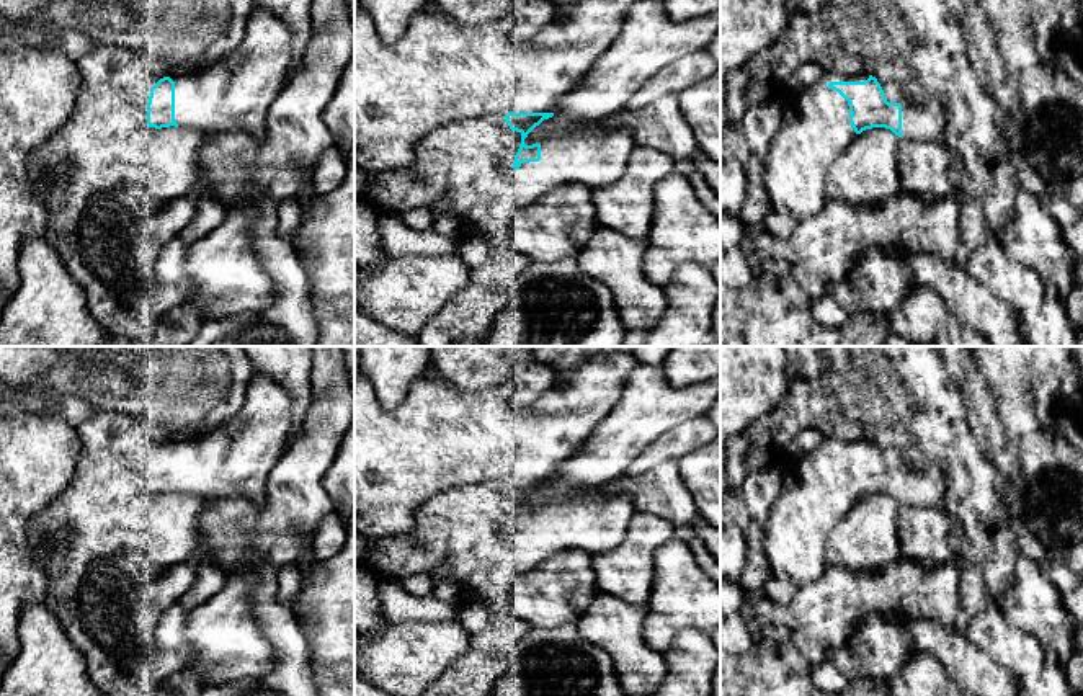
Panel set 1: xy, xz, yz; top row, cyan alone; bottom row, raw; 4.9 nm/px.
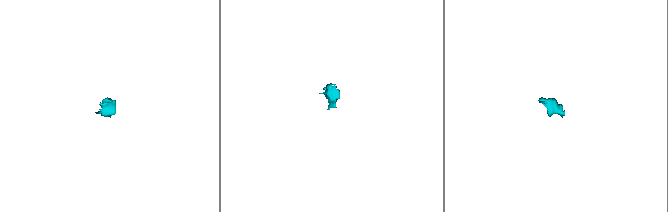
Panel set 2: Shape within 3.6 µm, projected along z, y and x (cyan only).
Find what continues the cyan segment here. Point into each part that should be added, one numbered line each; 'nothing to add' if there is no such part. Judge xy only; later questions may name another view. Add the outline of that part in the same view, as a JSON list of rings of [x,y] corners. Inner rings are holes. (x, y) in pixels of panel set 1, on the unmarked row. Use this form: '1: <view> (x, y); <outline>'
1: xy (234, 461); [[[253,373],[240,412],[216,431],[173,441],[175,487],[203,500],[248,498],[261,503],[270,471],[292,426],[292,397]]]

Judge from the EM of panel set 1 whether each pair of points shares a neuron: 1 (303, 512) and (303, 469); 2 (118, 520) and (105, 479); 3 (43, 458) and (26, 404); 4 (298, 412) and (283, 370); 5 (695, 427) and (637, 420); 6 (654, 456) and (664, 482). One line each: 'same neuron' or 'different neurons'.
1: same neuron
2: same neuron
3: different neurons
4: same neuron
5: different neurons
6: different neurons

